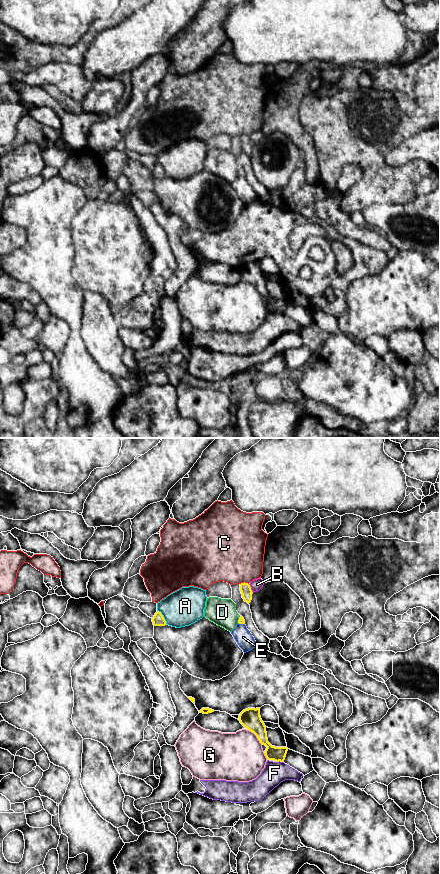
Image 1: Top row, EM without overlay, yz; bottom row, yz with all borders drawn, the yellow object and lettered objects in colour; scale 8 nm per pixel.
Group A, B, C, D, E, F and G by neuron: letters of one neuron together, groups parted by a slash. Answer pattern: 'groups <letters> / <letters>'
groups A / B / C / D / E / F / G

